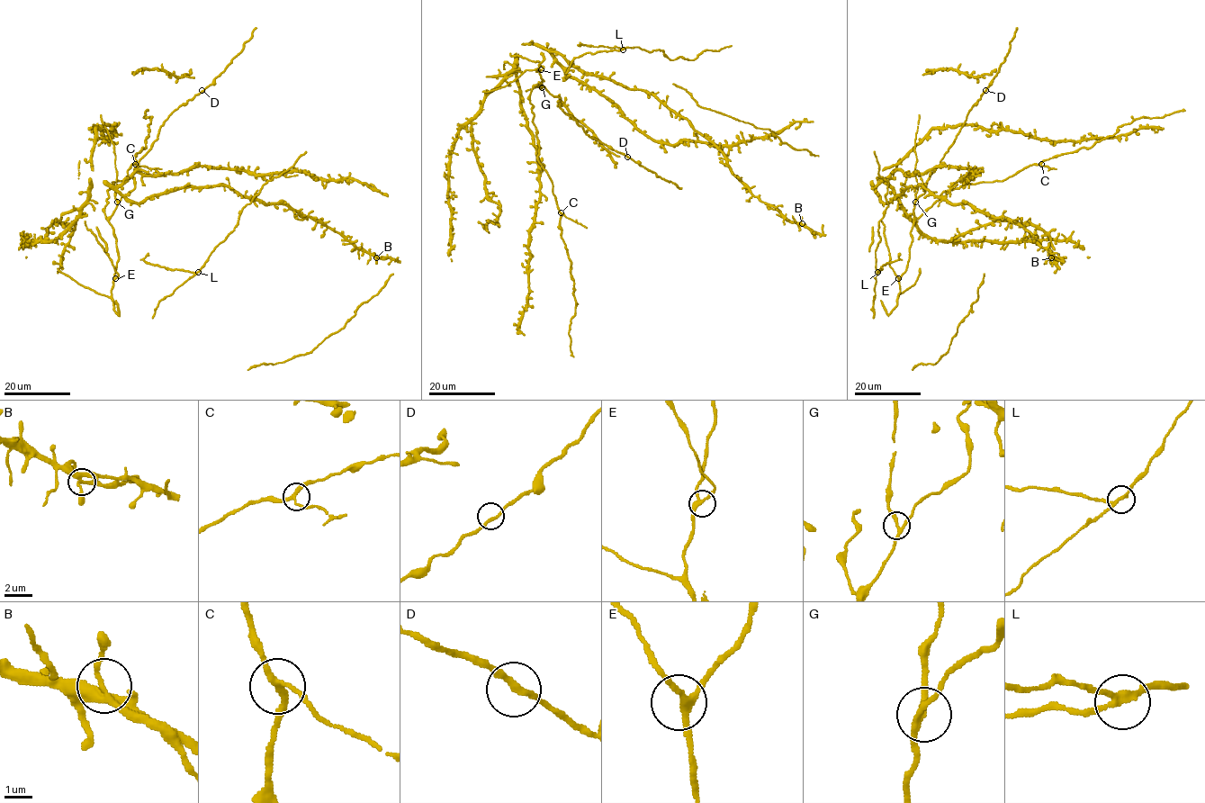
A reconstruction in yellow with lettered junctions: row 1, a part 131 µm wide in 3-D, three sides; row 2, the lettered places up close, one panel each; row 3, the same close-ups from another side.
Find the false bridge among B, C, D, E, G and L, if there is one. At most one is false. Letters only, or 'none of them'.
L

